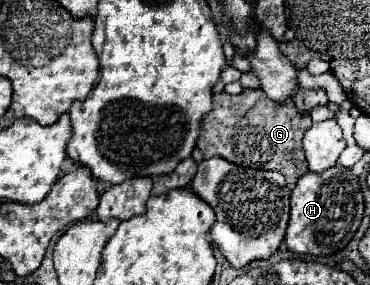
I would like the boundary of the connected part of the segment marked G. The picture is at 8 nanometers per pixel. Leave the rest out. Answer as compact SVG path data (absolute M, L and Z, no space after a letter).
M245 90L239 96L221 92L219 96L213 96L213 112L209 112L203 120L197 148L205 158L219 156L255 170L277 170L287 178L287 184L293 186L309 172L301 140L311 124L311 118L301 116L293 102L281 106L269 100L261 90Z

